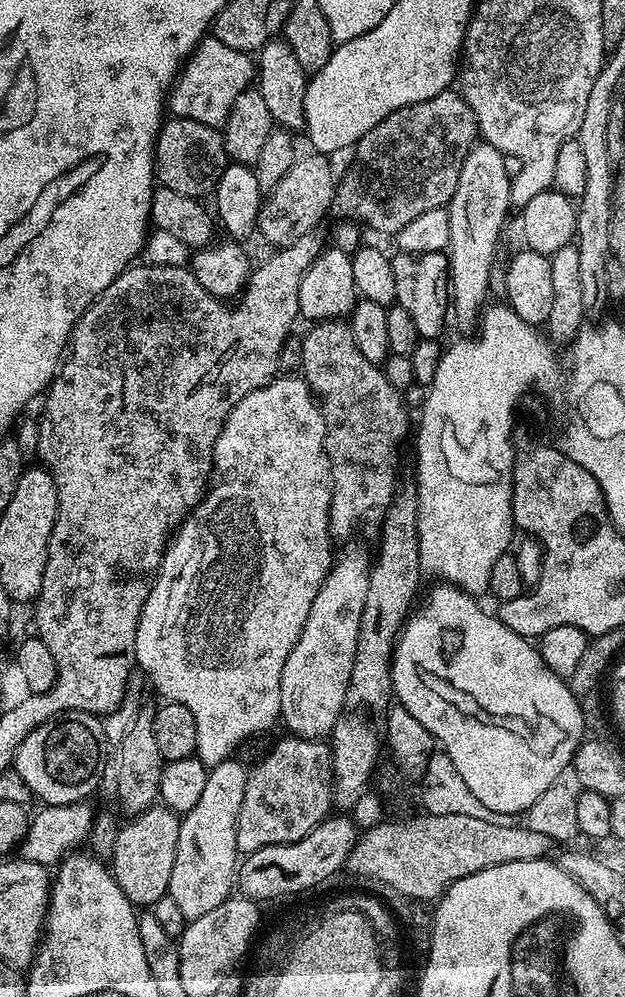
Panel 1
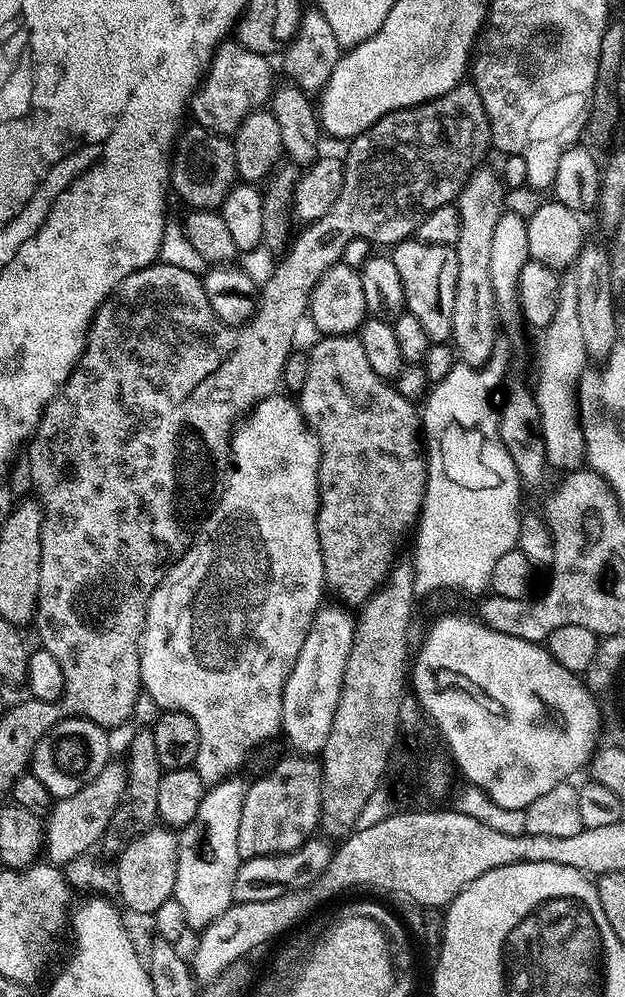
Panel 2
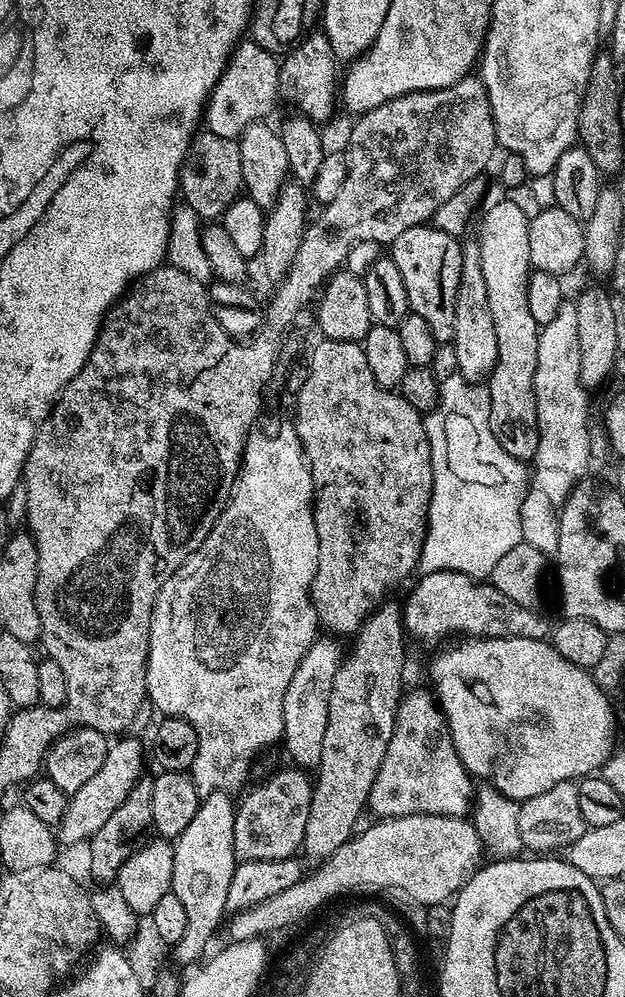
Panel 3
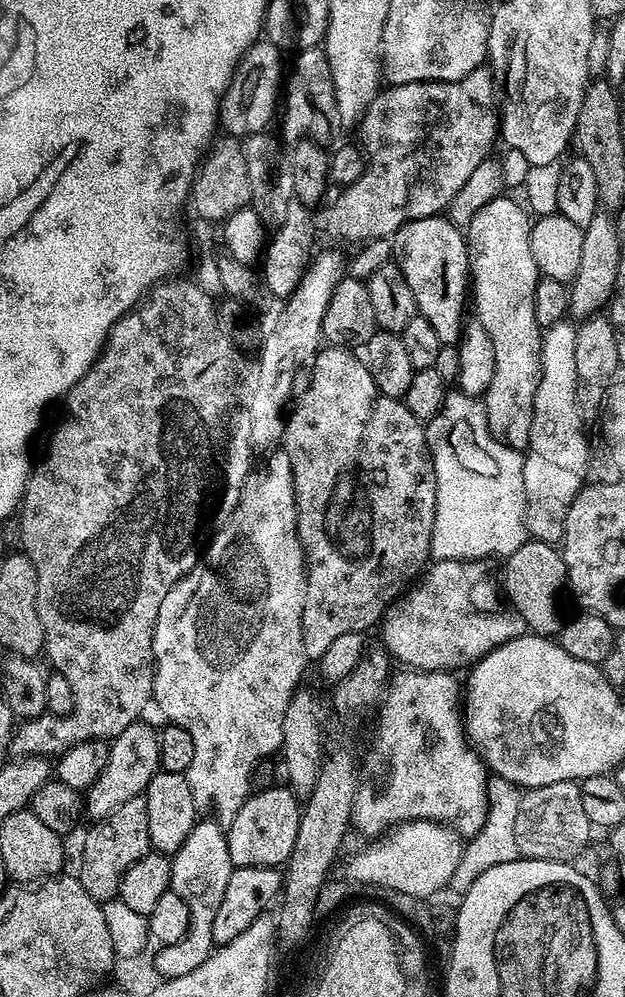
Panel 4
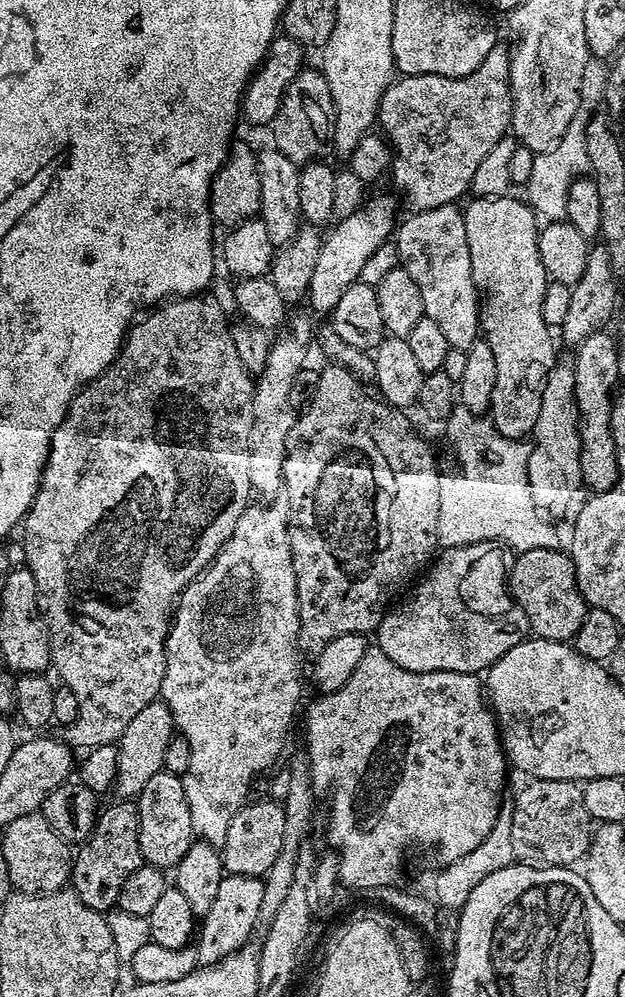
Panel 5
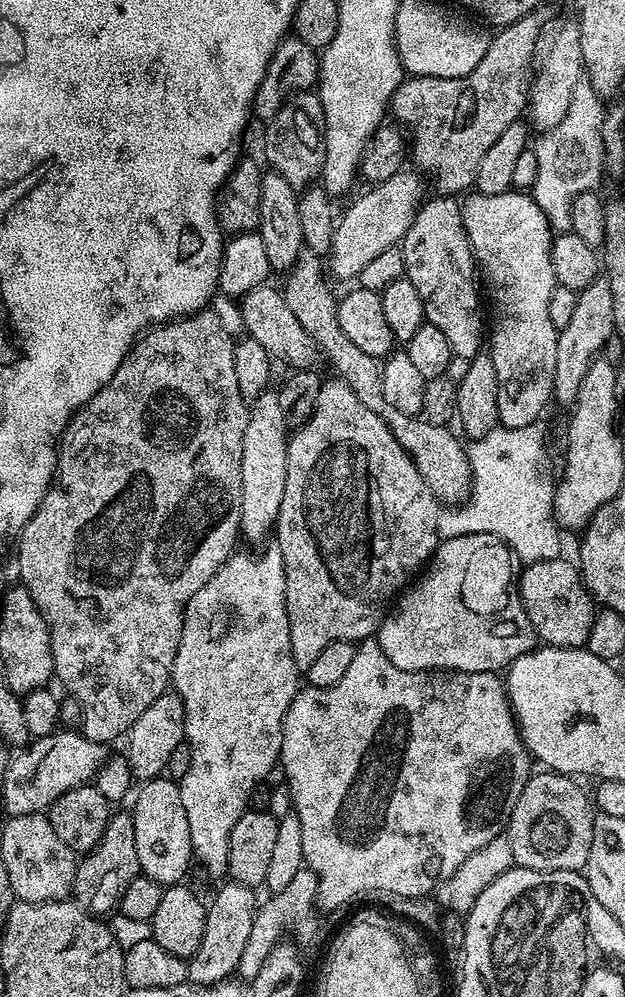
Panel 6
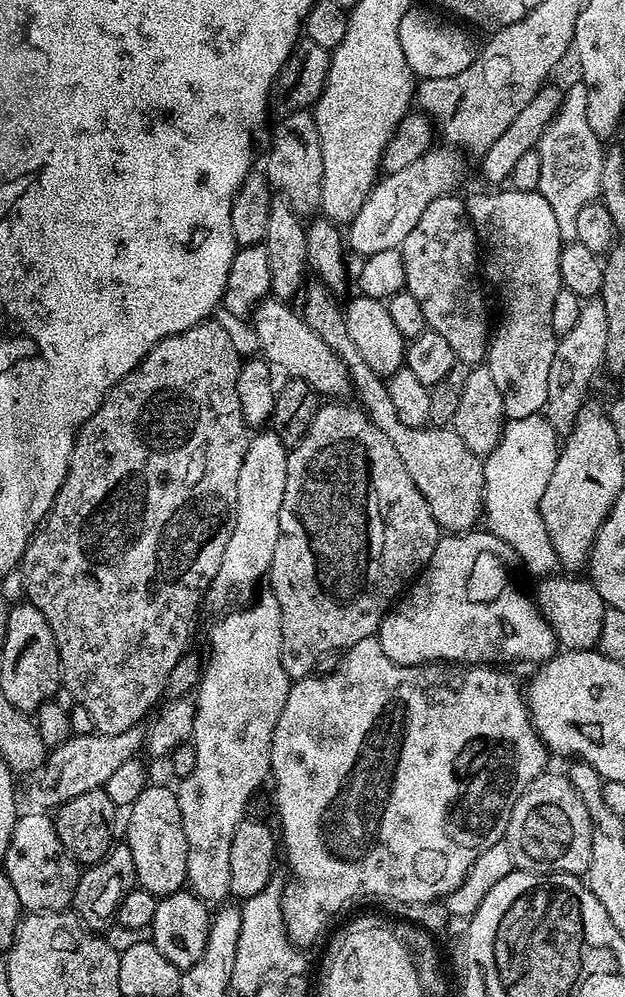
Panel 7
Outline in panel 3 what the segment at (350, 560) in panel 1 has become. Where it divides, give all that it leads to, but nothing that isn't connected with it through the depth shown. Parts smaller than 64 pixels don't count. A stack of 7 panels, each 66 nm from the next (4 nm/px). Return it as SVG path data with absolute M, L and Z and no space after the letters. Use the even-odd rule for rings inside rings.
M318 638L306 650L302 662L298 662L298 670L294 670L294 678L290 678L290 686L286 686L286 698L282 702L282 718L284 719L284 735L282 745L288 751L293 765L305 770L315 770L320 766L322 758L322 737L326 735L326 714L330 714L330 690L334 686L334 674L338 674L342 659L342 648L335 644L335 639Z

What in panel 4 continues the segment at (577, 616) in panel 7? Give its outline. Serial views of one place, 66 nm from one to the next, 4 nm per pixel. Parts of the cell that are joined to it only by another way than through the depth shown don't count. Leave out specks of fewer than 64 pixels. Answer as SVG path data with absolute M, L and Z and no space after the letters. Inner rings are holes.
M527 539L505 559L504 574L500 576L505 599L525 620L527 629L533 635L549 638L557 635L562 627L556 602L561 588L567 585L567 559L557 550L544 540Z

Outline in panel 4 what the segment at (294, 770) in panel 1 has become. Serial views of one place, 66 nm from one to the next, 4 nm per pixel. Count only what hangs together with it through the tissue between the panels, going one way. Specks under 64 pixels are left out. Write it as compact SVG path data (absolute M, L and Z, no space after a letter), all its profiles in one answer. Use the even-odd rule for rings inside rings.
M287 786L264 788L261 792L253 791L242 810L238 810L234 822L226 828L232 867L280 868L287 865L294 850L294 838L298 838L301 807L296 793Z

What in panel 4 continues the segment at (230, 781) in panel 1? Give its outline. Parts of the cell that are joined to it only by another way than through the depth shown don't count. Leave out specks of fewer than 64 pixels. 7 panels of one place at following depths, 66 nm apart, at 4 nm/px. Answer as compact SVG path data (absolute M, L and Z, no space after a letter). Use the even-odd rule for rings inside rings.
M201 819L192 827L186 842L182 842L182 846L171 857L171 891L181 894L192 892L192 896L190 895L190 926L186 934L178 942L163 945L159 949L160 953L150 963L156 976L164 980L182 978L182 974L198 970L198 966L202 966L202 962L206 962L206 958L214 951L214 917L218 914L218 905L226 894L226 882L230 882L233 867L225 829L217 824L215 819L207 819Z

